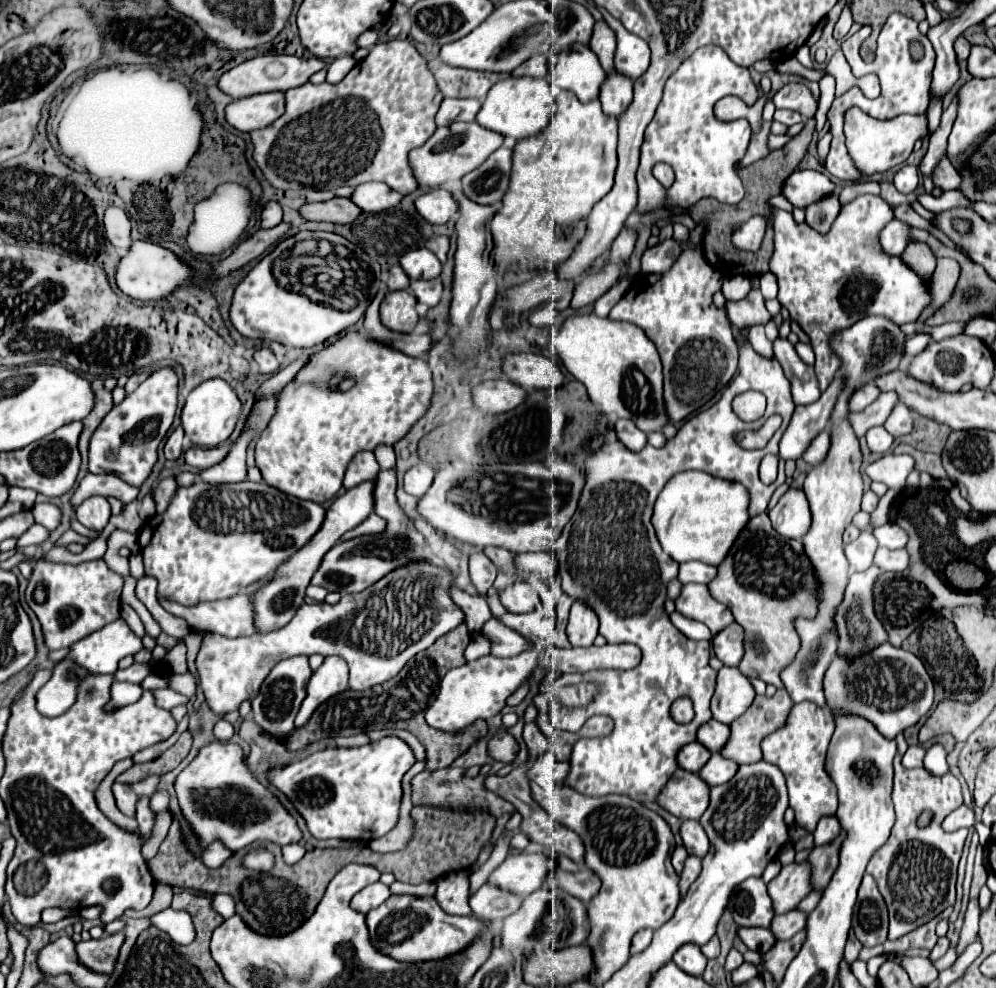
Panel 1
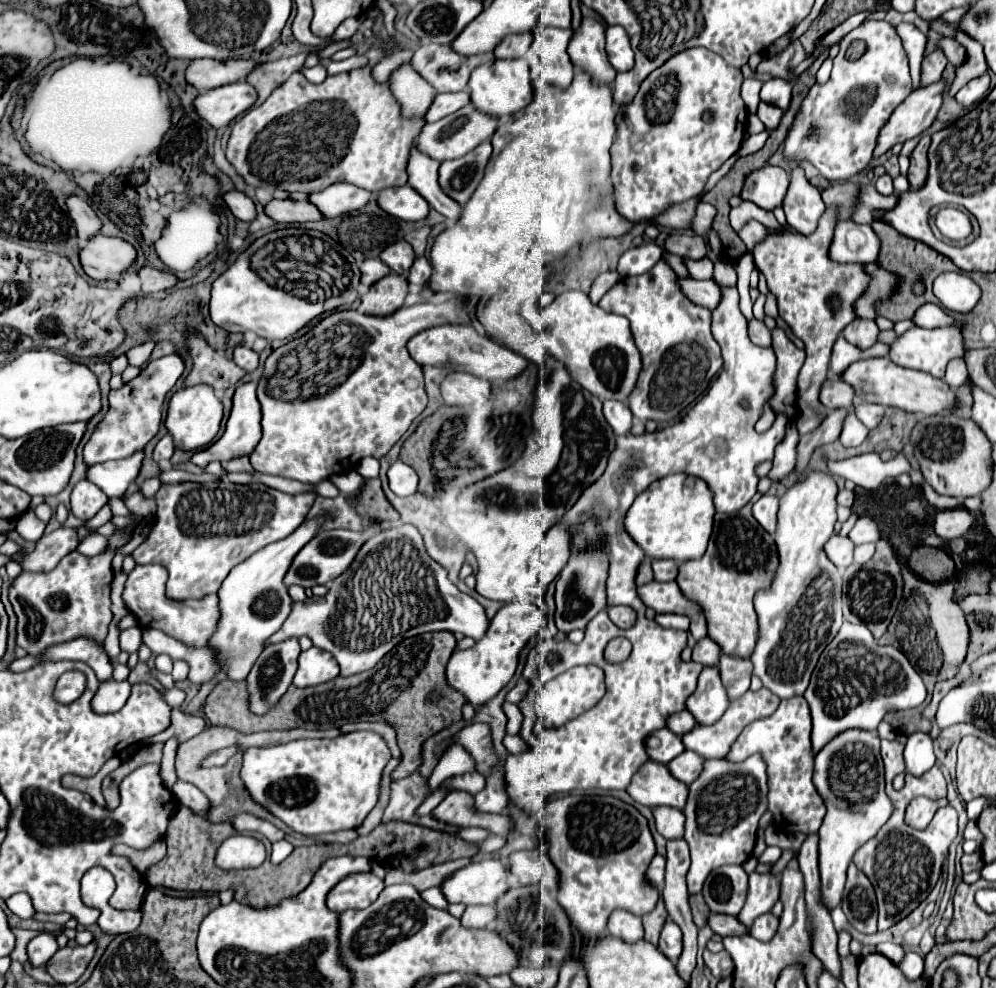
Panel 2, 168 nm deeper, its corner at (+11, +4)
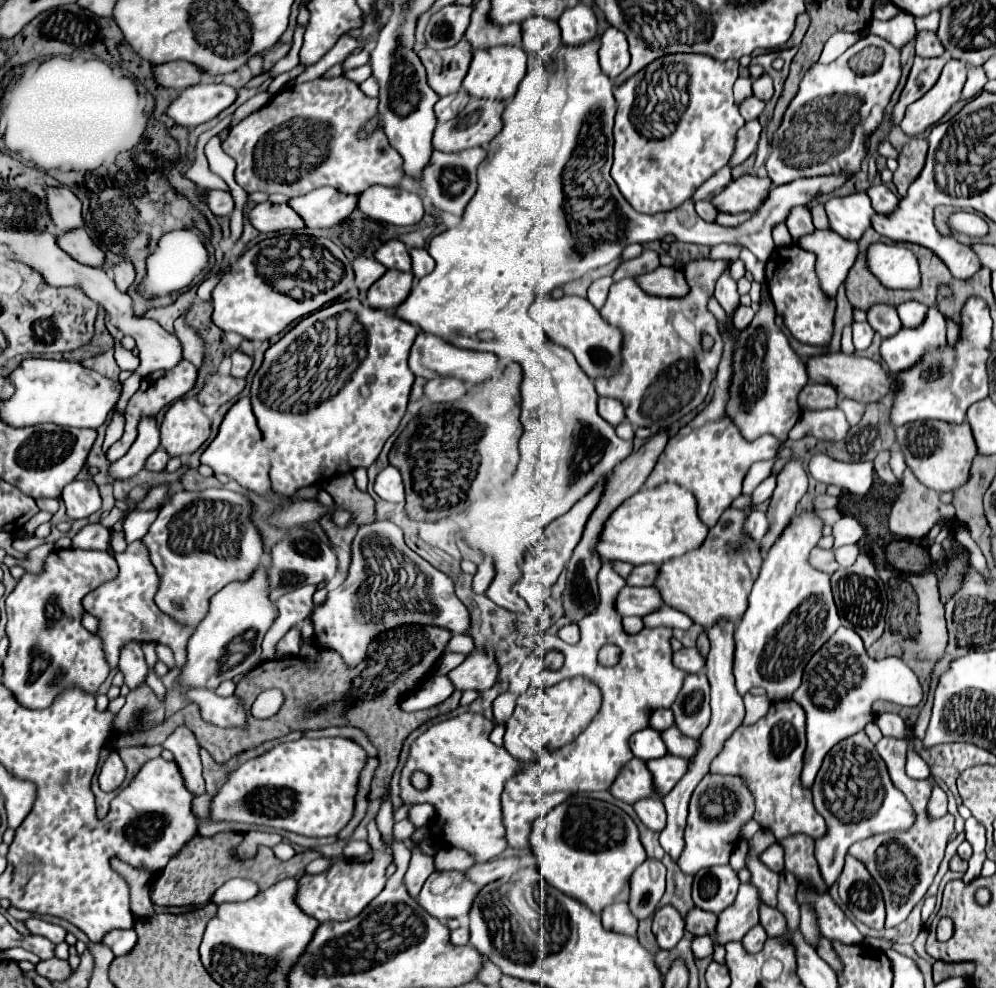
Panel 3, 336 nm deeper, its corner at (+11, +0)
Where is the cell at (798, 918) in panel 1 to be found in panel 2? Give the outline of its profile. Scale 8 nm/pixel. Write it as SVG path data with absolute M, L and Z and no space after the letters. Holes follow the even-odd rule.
M769 912L769 914L763 914L761 918L757 918L757 920L753 922L753 926L751 926L751 936L757 938L757 940L767 942L767 940L771 940L771 938L775 936L777 928L779 928L779 918L773 918L773 914Z

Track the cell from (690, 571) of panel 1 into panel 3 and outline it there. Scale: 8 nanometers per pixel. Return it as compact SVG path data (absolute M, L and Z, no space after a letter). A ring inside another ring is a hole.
M641 564L631 570L631 574L625 578L625 584L627 586L653 586L653 578L657 578L657 566Z

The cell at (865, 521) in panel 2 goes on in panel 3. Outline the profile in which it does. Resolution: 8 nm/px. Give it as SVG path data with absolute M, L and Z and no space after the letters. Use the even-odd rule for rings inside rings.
M843 516L841 520L837 520L833 524L833 544L835 546L845 546L845 544L855 544L863 538L865 530L863 526L855 520L855 518L849 518L849 516Z

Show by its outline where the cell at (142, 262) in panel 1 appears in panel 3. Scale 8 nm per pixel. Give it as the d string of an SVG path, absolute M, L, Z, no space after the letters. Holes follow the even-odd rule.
M75 228L75 230L61 234L57 238L57 244L71 258L77 258L77 262L81 262L81 264L101 266L105 262L105 254L95 246L95 242L89 238L89 234L83 228Z

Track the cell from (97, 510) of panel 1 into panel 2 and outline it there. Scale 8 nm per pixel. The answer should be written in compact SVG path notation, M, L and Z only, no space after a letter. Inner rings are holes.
M81 480L71 492L71 512L79 520L93 518L105 504L107 496L101 494L101 490L87 480Z

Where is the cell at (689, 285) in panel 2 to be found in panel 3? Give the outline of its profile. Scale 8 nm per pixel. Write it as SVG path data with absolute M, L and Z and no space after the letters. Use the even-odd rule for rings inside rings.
M659 266L657 270L637 276L635 282L653 296L685 296L689 292L689 286L685 282L685 276L681 270Z

